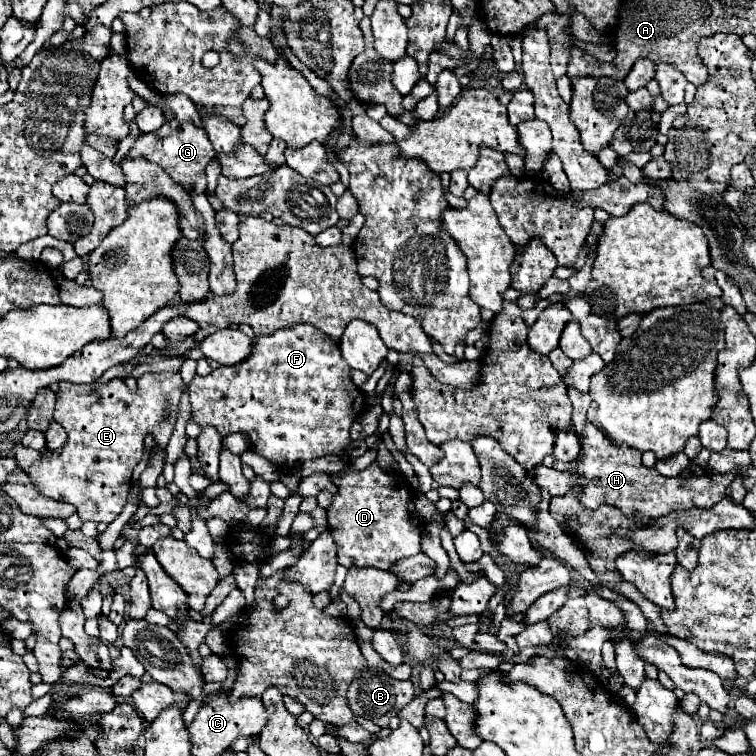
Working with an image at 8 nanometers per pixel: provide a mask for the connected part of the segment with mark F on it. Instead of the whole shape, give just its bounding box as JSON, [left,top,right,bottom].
[189,325,365,469]

